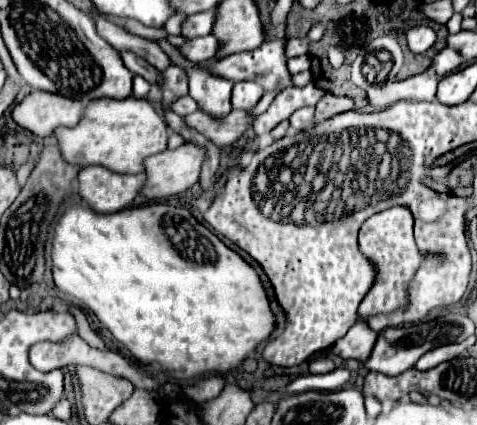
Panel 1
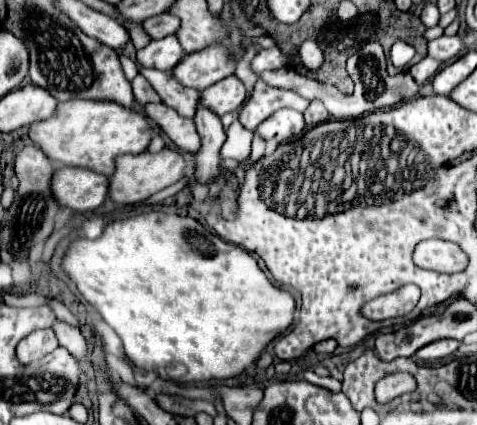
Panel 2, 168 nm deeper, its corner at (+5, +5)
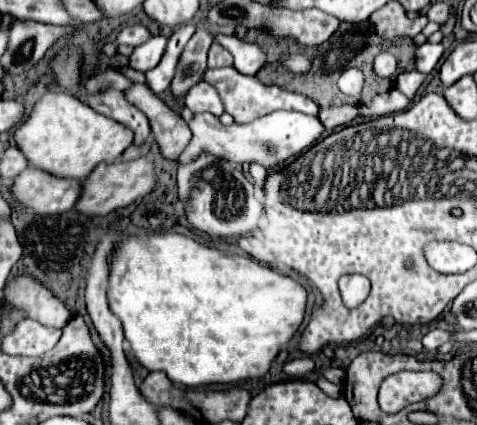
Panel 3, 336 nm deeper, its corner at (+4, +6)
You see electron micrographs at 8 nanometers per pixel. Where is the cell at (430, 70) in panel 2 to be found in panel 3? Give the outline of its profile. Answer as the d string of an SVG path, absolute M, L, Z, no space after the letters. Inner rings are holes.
M412 70L412 72L402 72L398 78L396 78L396 88L408 98L408 100L412 100L414 96L416 96L416 92L418 92L418 88L422 86L422 82L424 82L424 74L420 74L418 70Z

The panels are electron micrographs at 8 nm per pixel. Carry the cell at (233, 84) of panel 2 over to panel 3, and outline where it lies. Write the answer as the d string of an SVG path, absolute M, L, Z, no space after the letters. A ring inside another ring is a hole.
M198 82L194 88L190 88L190 92L186 94L184 104L194 114L200 114L200 112L212 112L214 116L224 114L222 100L220 100L218 92L214 90L214 86L210 86L208 82Z

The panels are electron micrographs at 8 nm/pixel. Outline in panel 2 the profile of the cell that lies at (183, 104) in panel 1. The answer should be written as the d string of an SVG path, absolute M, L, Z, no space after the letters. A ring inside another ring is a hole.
M137 75L133 81L133 95L137 99L137 103L147 105L147 103L163 103L163 99L157 95L157 91L153 91L153 87L149 85L149 81L143 75Z

